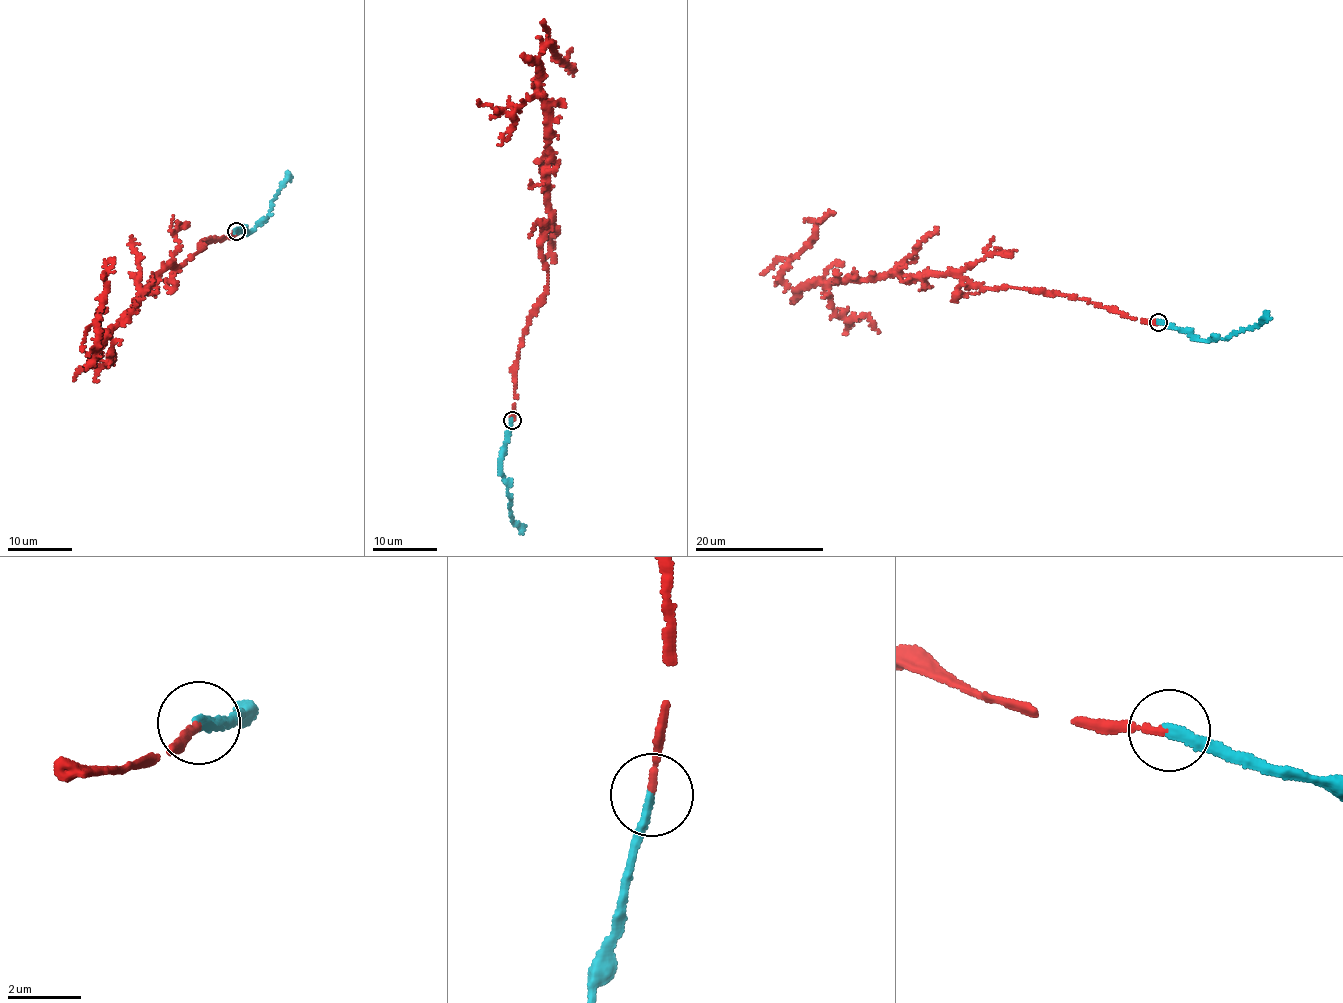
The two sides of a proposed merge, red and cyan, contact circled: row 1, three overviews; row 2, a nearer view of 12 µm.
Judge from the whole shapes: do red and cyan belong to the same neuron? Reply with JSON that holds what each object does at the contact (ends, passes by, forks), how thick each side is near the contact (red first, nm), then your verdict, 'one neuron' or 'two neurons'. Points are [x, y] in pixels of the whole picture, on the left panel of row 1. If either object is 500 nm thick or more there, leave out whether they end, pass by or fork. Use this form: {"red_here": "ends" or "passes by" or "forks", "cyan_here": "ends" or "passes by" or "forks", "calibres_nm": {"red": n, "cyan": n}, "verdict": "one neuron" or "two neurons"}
{"red_here": "ends", "cyan_here": "ends", "calibres_nm": {"red": 170, "cyan": 280}, "verdict": "one neuron"}

